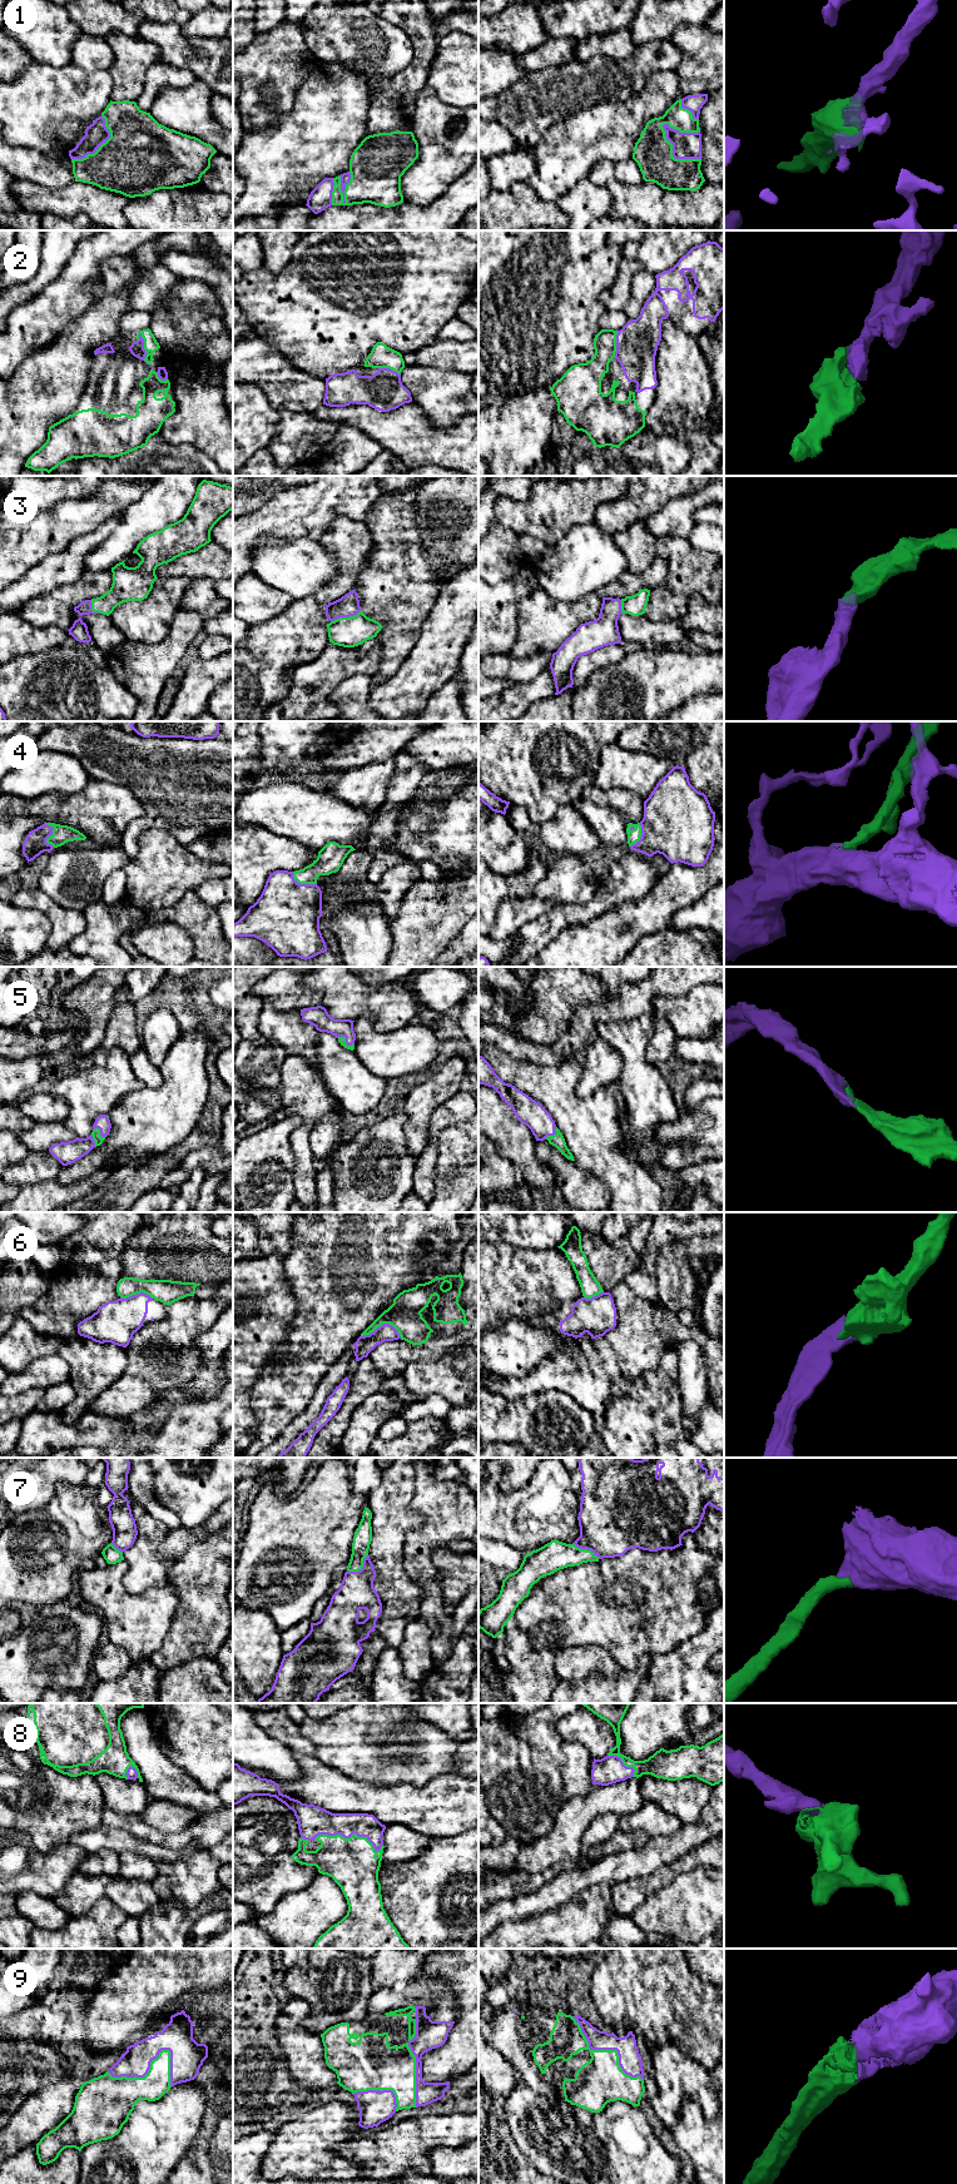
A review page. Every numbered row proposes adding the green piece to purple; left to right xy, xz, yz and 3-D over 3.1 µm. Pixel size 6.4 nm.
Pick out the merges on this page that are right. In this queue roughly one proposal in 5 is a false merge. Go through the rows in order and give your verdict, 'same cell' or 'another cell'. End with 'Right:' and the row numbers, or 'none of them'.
1: same cell
2: same cell
3: same cell
4: same cell
5: same cell
6: another cell
7: same cell
8: same cell
9: same cell
Right: 1, 2, 3, 4, 5, 7, 8, 9

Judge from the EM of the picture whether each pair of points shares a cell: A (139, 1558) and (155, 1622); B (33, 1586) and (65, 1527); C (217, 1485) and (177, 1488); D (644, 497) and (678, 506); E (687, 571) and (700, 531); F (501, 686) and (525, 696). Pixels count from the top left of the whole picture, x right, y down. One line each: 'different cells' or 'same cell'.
A: different cells
B: same cell
C: same cell
D: different cells
E: different cells
F: different cells

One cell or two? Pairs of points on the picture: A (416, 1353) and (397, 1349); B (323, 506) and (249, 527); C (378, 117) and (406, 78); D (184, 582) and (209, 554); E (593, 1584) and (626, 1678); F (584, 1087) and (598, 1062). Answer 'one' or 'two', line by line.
A: one
B: one
C: one
D: two
E: two
F: one

